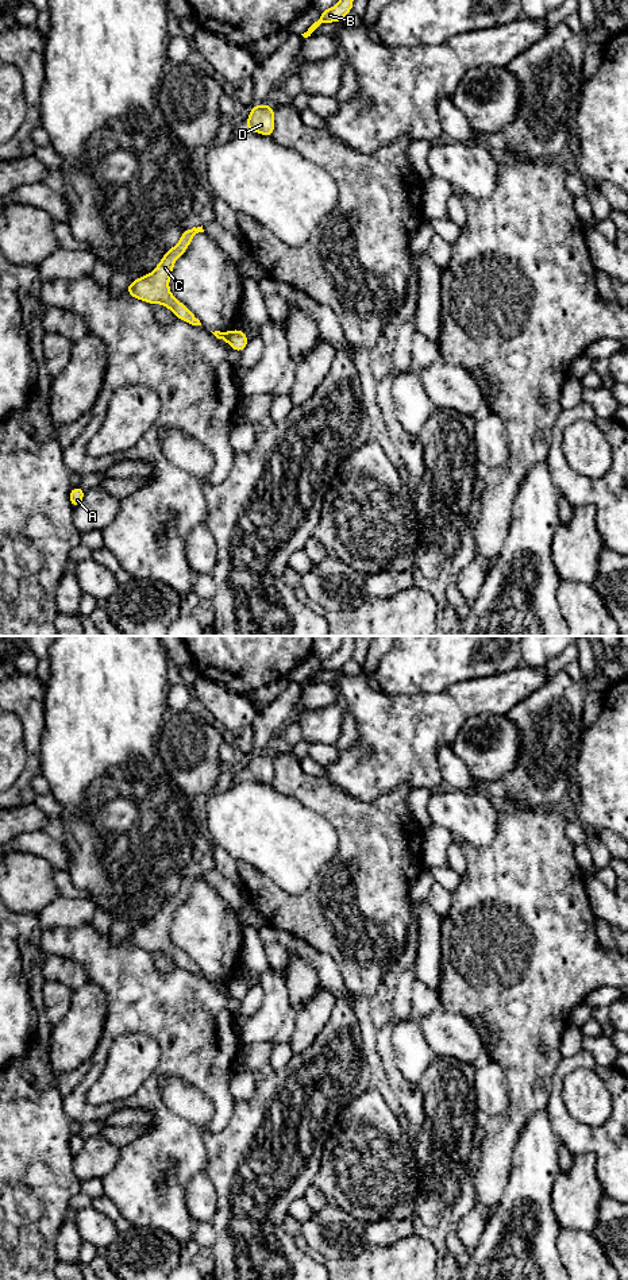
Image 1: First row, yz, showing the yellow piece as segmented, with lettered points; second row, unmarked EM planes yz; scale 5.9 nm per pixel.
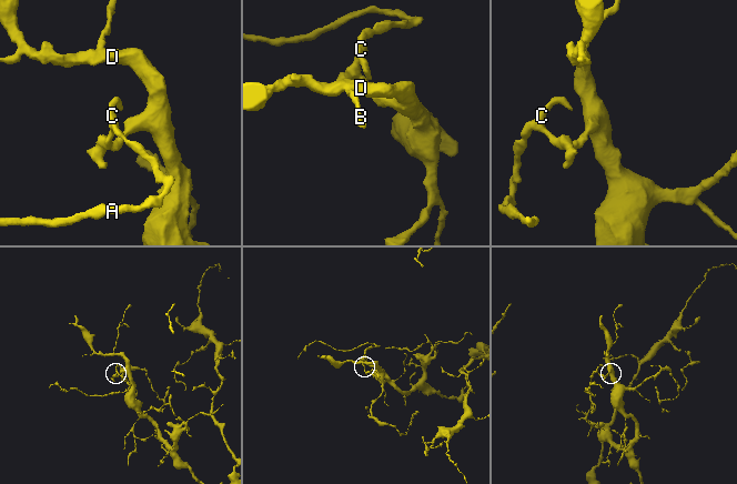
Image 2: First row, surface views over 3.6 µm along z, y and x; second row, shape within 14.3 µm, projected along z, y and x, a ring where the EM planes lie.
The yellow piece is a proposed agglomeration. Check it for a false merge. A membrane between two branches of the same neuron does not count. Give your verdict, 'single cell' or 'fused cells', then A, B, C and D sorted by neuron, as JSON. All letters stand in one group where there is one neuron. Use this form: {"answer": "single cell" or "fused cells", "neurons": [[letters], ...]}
{"answer": "fused cells", "neurons": [["A", "C"], ["B", "D"]]}

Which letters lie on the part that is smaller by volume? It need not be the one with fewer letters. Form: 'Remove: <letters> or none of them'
Remove: A, C

